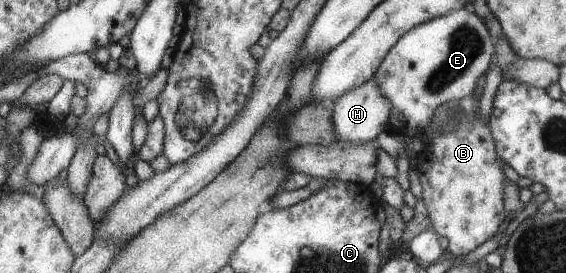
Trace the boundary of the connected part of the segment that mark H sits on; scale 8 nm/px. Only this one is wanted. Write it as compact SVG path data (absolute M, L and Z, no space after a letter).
M374 75L368 81L362 82L360 86L344 92L334 100L332 108L332 126L334 126L334 136L338 136L338 141L350 142L350 144L362 144L362 142L374 141L380 132L389 127L389 114L392 106L386 96L378 90Z

